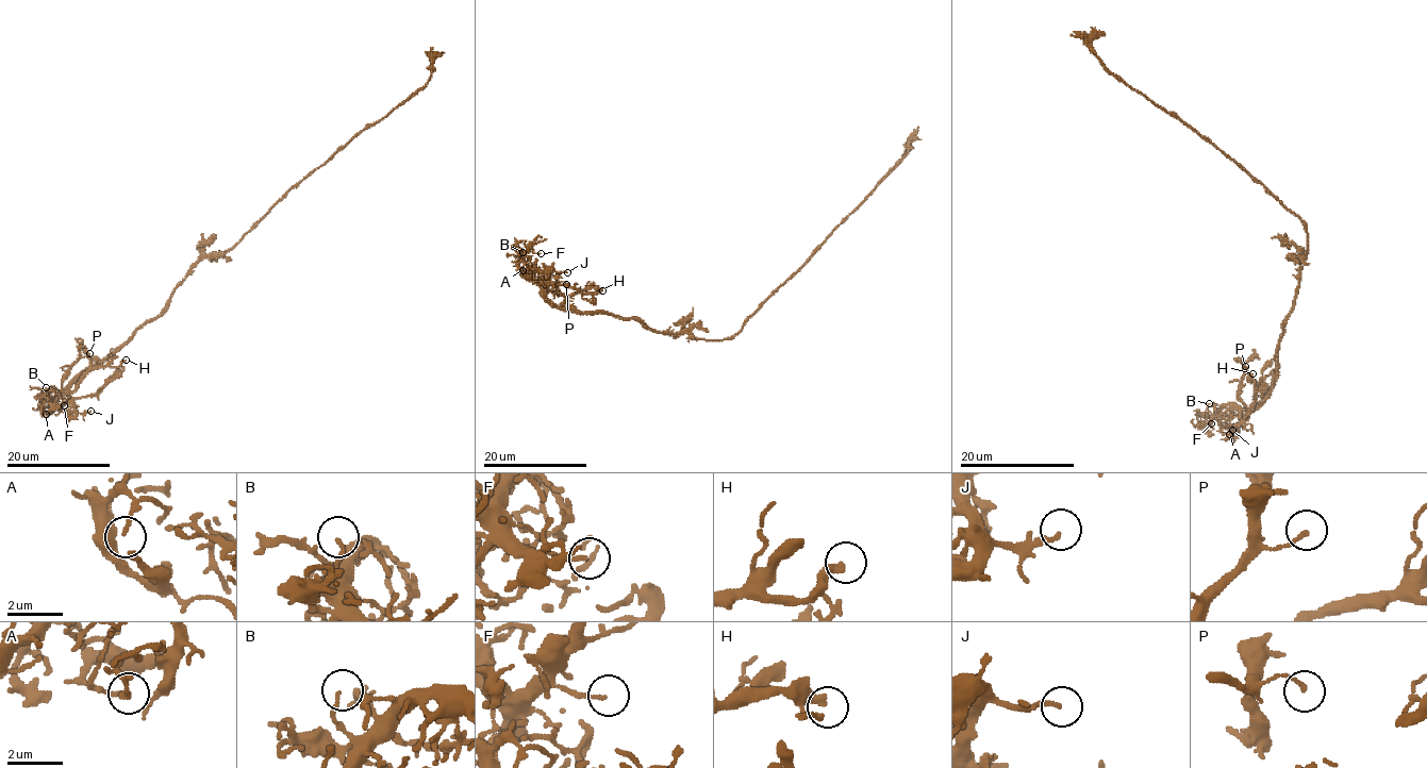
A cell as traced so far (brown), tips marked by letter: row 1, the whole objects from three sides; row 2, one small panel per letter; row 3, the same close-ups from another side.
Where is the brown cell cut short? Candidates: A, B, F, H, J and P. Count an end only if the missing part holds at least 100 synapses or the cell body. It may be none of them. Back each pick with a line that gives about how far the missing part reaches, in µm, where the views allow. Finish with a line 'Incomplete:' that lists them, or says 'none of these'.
A: Missing length about 25 µm
Incomplete: A

